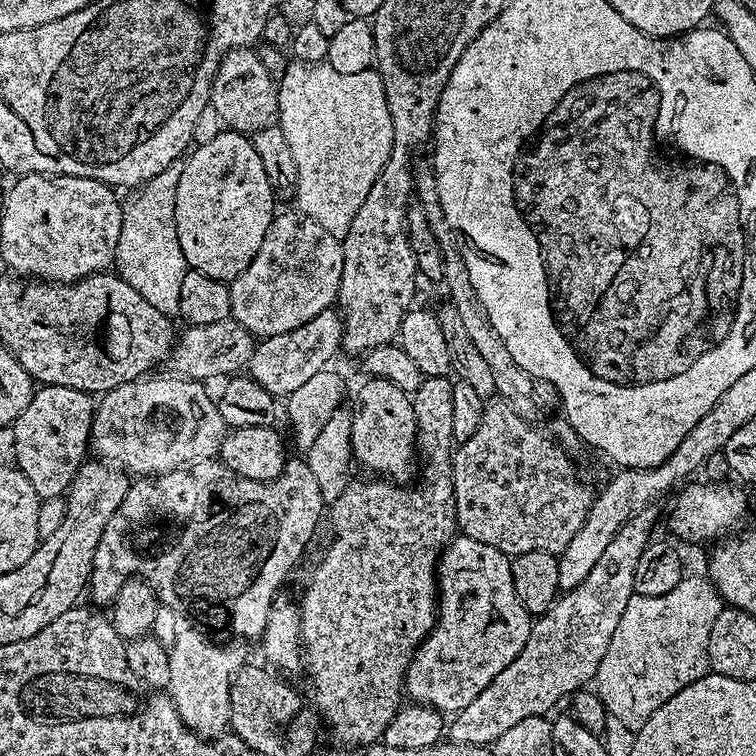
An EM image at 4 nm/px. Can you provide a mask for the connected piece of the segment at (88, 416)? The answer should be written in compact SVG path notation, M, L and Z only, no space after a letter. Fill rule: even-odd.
M46 384L33 391L30 406L26 406L26 410L22 410L22 414L18 414L16 421L10 425L12 448L16 451L15 467L19 468L22 474L26 474L26 478L30 478L30 486L34 486L41 500L64 496L80 465L85 463L90 452L93 411L94 400L89 393L74 390L70 386Z

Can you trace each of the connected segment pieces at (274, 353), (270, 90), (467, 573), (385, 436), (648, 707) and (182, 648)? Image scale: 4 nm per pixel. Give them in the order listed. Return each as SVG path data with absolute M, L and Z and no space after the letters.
M335 307L315 314L312 321L277 337L266 337L257 343L246 372L262 390L277 398L287 398L299 390L314 374L325 371L339 353L344 340L344 318Z
M232 48L222 58L218 70L214 74L212 83L212 99L210 101L211 111L216 111L216 116L221 120L225 129L233 132L243 132L251 134L262 130L267 124L273 123L277 119L278 109L276 106L276 93L278 91L277 81L272 80L268 73L268 68L255 56L252 48Z
M457 535L440 554L436 624L410 662L406 692L415 703L429 704L437 713L462 711L517 658L532 621L514 590L510 557L486 542Z
M365 379L356 396L352 413L352 455L357 465L373 468L375 475L393 482L408 482L412 460L417 459L416 419L409 393L398 390L389 380Z
M700 574L700 576L685 575L684 579L678 582L678 586L674 586L674 590L670 590L670 594L658 594L657 596L638 596L634 594L626 606L626 611L622 613L622 619L618 622L618 630L614 630L614 638L610 638L610 646L606 649L606 654L598 666L598 674L594 681L594 691L602 698L609 717L615 723L617 720L622 727L629 728L629 733L634 734L639 728L646 726L650 714L654 714L654 710L658 710L658 706L662 706L662 702L670 702L670 698L674 698L674 694L678 694L678 690L682 690L682 686L690 686L690 682L698 682L698 678L707 676L710 671L708 666L710 629L714 627L714 618L718 618L718 614L725 607L726 605L721 600L718 590L704 574Z
M180 630L177 640L168 648L170 658L170 682L166 689L167 695L171 696L174 706L178 710L178 718L182 718L183 724L196 736L203 740L216 740L220 736L227 735L231 729L230 718L230 686L236 676L236 671L244 667L246 657L236 644L215 644L212 640L207 640L205 633L200 630L196 632L186 632Z

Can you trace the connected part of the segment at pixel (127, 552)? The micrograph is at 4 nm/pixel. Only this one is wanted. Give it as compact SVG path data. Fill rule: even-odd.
M216 458L197 460L173 472L137 479L129 483L122 506L106 522L98 550L94 550L92 577L87 587L90 596L92 592L91 603L111 605L122 586L137 576L151 584L161 605L181 617L197 620L201 629L225 628L241 636L236 637L241 641L263 637L272 603L278 599L276 591L311 542L323 512L325 515L324 495L304 458L285 459L282 474L273 480L242 478Z

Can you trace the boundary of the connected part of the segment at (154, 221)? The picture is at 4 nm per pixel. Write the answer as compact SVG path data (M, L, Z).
M175 160L162 174L150 178L139 189L132 201L123 205L122 230L116 247L115 275L121 276L154 310L162 310L169 318L179 317L178 302L182 291L182 278L189 271L182 246L178 246L176 229L176 187L182 178L184 160Z

